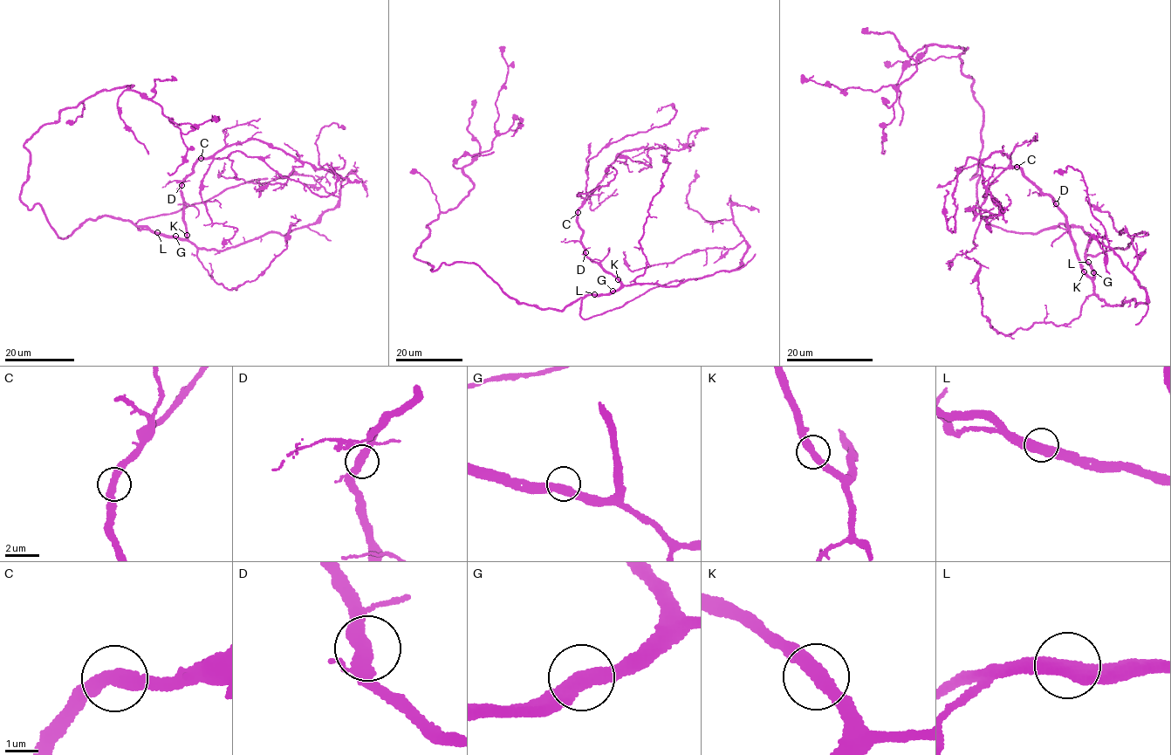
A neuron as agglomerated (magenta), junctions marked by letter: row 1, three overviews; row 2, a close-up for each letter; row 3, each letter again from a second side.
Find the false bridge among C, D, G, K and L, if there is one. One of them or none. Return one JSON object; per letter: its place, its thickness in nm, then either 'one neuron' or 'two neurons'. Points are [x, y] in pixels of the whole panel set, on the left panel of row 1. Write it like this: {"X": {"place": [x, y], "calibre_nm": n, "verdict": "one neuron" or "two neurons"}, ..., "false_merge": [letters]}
{"C": {"place": [201, 158], "calibre_nm": 420, "verdict": "one neuron"}, "D": {"place": [181, 185], "calibre_nm": 440, "verdict": "one neuron"}, "G": {"place": [175, 236], "calibre_nm": 440, "verdict": "one neuron"}, "K": {"place": [187, 235], "calibre_nm": 420, "verdict": "one neuron"}, "L": {"place": [157, 232], "calibre_nm": 440, "verdict": "one neuron"}, "false_merge": []}

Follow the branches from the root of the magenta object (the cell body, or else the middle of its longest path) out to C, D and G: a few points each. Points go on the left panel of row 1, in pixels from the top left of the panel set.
C: (72, 232), (87, 220), (109, 216), (145, 226), (154, 233), (187, 237), (180, 188), (195, 161), (201, 158)
D: (72, 232), (87, 220), (109, 216), (145, 226), (154, 233), (184, 239), (188, 236), (181, 185)
G: (72, 232), (87, 220), (109, 216), (145, 226), (154, 233), (175, 236)

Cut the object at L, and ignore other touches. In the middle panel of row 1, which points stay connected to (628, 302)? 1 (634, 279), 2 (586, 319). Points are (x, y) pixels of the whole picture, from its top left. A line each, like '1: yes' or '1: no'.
1: no
2: yes

